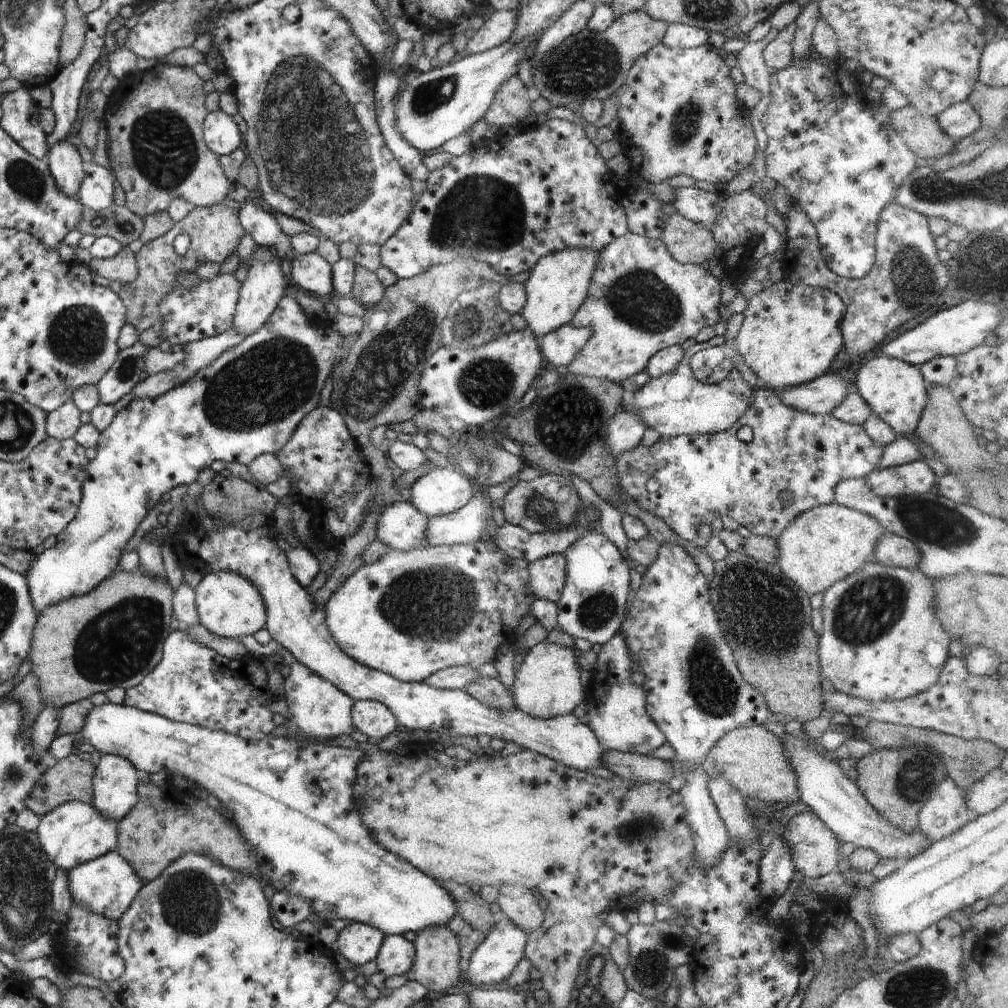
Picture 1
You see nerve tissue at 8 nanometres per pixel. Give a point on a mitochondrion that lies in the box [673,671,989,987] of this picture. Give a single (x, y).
(917, 774)

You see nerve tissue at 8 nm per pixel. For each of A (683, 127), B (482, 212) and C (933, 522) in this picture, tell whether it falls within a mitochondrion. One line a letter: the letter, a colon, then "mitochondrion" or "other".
A: mitochondrion
B: mitochondrion
C: mitochondrion

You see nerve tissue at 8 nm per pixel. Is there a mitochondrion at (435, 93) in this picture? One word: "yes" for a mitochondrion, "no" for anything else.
yes

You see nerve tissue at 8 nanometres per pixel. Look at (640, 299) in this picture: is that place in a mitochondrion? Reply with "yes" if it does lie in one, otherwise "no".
yes

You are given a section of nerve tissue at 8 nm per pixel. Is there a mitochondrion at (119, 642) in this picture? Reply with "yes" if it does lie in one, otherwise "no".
yes

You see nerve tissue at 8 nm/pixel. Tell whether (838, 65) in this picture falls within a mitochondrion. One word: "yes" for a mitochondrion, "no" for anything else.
no

